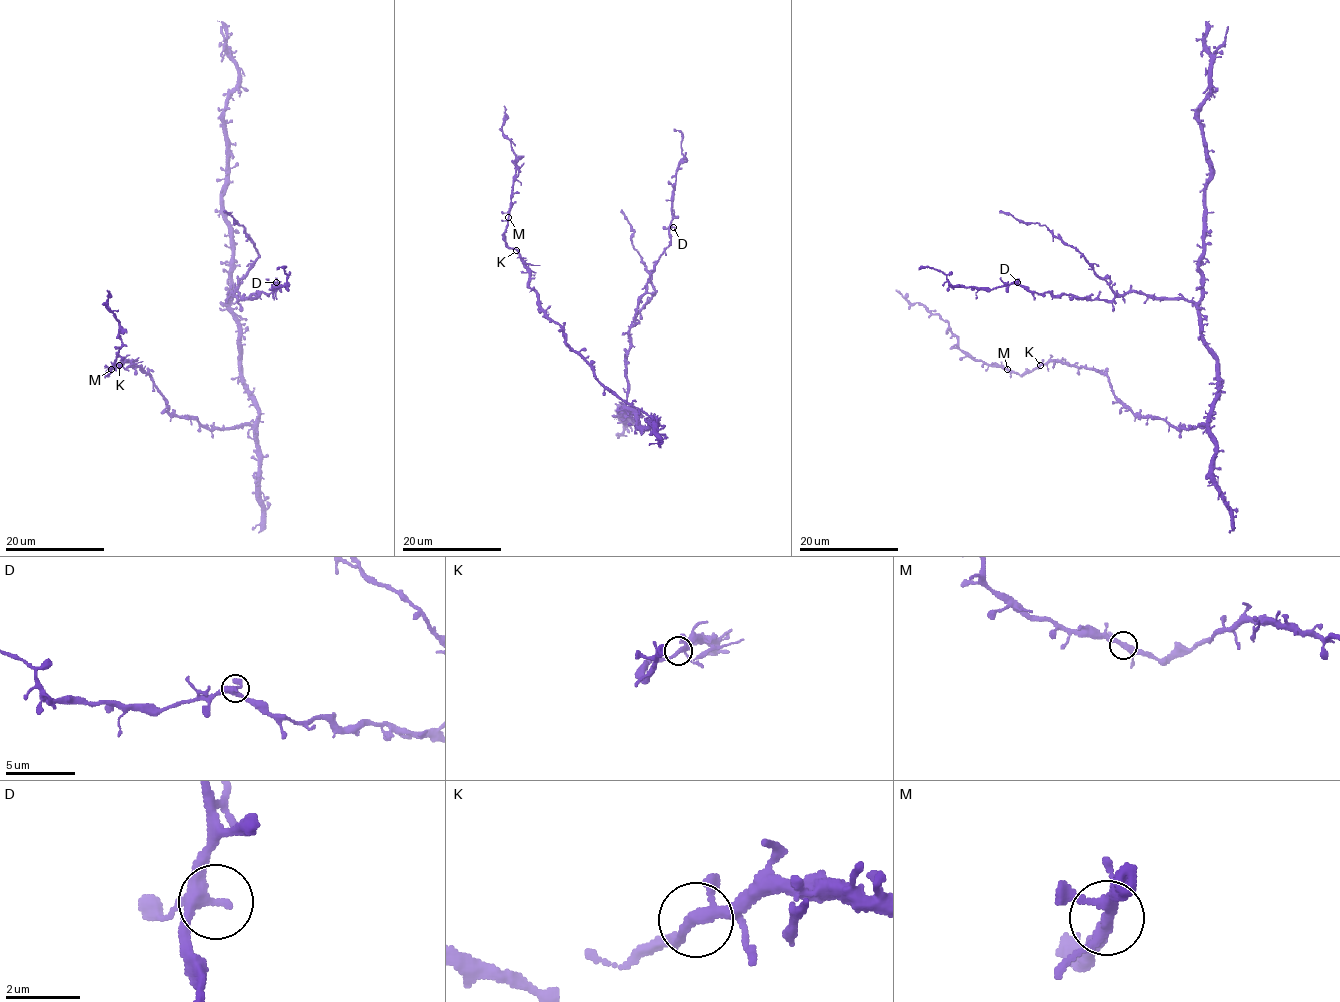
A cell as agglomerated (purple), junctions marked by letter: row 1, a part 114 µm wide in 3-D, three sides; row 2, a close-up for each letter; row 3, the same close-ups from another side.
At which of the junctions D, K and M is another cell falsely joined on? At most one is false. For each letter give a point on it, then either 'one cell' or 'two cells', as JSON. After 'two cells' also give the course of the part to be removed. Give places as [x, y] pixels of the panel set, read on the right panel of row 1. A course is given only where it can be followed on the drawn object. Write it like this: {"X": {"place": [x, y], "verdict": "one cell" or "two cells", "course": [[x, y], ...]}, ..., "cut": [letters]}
{"D": {"place": [1017, 282], "verdict": "one cell"}, "K": {"place": [1040, 365], "verdict": "one cell"}, "M": {"place": [1007, 369], "verdict": "one cell"}, "cut": []}

